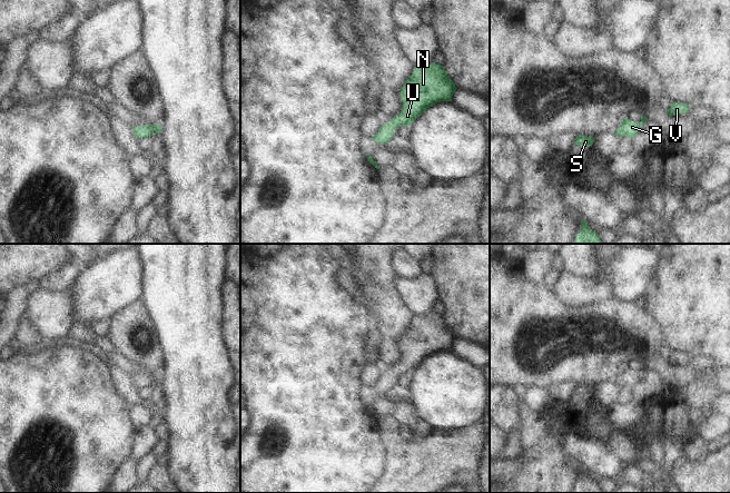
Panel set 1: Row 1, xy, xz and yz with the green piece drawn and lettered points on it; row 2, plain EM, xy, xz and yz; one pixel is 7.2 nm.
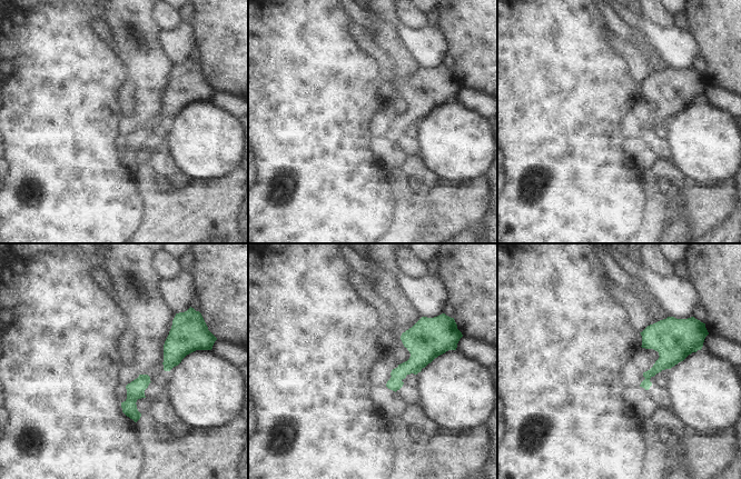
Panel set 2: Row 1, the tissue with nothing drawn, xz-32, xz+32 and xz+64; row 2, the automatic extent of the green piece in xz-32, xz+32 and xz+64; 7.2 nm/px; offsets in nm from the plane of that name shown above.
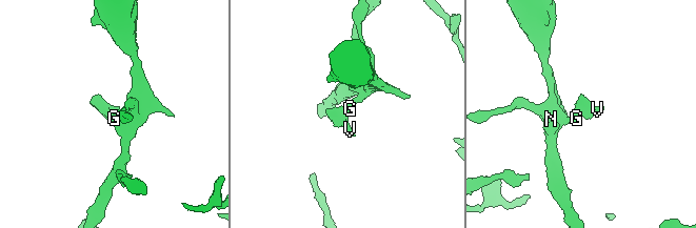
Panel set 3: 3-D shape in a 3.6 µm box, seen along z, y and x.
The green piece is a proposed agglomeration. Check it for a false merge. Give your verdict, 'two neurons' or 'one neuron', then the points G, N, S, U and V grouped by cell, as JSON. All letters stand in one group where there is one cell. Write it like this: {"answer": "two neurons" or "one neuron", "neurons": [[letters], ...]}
{"answer": "one neuron", "neurons": [["G", "N", "S", "U", "V"]]}

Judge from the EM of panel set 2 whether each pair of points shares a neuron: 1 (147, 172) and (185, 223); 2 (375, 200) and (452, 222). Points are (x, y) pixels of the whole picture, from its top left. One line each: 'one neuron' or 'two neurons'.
1: one neuron
2: two neurons

